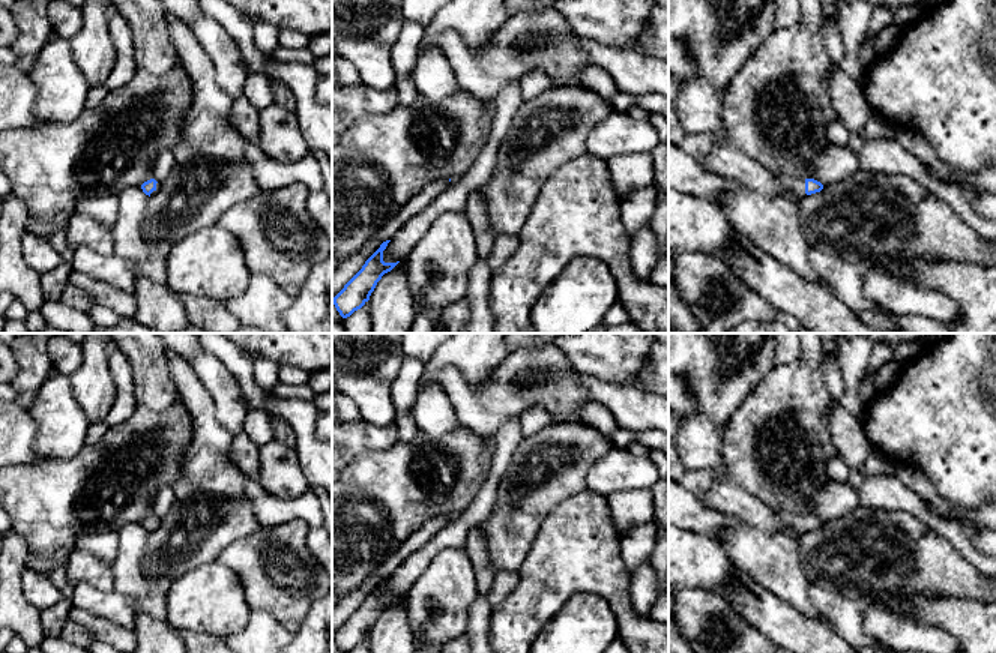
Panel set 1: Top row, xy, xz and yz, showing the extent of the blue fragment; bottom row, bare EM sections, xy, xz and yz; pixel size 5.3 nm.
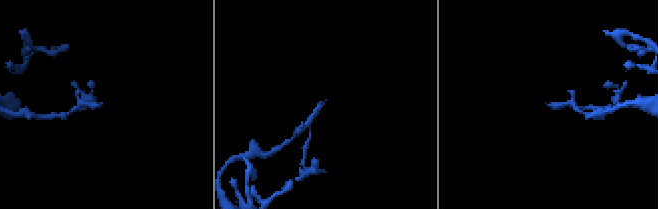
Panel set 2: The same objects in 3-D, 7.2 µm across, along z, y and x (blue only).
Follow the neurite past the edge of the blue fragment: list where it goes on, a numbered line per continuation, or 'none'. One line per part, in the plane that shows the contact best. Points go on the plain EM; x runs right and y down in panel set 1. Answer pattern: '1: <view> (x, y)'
1: yz (796, 523)

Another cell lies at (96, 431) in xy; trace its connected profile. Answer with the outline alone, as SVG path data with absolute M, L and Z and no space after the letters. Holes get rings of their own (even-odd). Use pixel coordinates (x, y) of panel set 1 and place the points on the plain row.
M105 420L98 422L98 423L92 423L89 426L87 435L86 435L86 444L95 444L98 441L101 441L101 438L104 437L104 434L107 432L108 425Z

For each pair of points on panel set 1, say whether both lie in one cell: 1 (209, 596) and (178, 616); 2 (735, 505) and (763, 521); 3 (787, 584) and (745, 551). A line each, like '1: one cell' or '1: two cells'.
1: one cell
2: one cell
3: one cell

